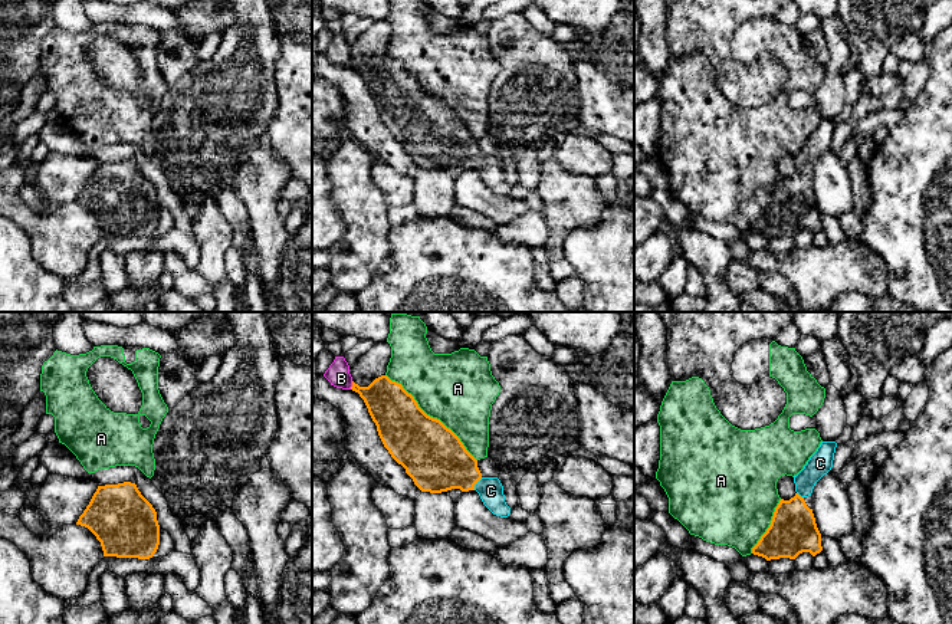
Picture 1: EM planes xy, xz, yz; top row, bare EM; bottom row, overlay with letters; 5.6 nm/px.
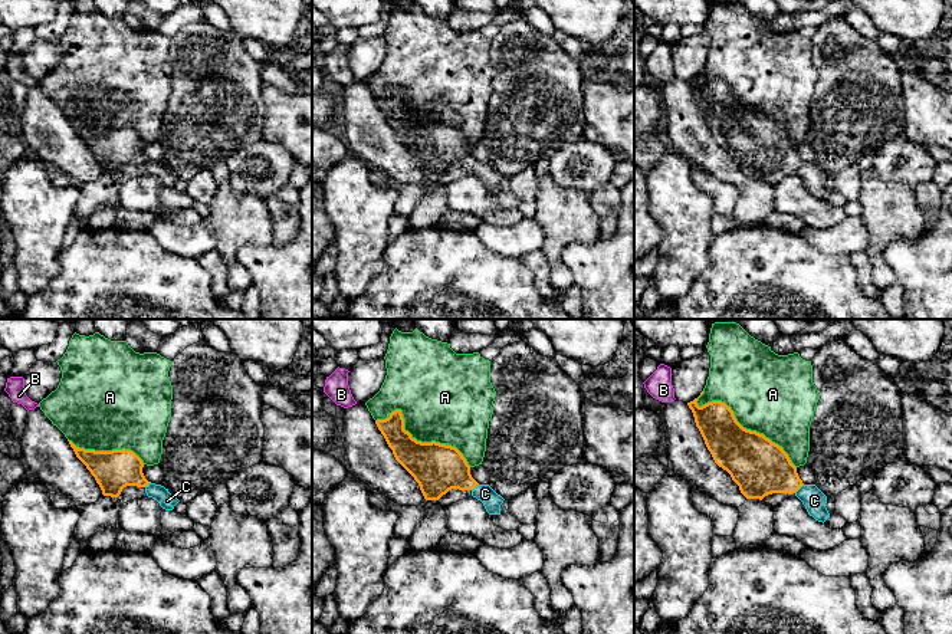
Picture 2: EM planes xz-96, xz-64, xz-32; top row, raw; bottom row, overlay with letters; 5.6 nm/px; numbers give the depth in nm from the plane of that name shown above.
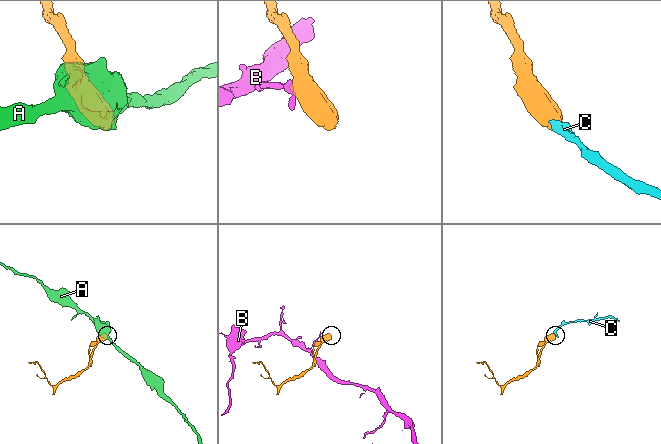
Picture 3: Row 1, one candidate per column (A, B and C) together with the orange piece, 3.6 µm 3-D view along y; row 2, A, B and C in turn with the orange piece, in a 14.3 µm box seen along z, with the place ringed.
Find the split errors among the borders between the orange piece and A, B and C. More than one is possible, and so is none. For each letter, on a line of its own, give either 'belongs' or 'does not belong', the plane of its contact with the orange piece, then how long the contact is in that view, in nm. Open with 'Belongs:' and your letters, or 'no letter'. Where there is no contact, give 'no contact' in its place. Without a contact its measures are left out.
Belongs: C
A: does not belong | xz | 700 nm
B: does not belong | xz | 50 nm
C: belongs | xz | 90 nm

